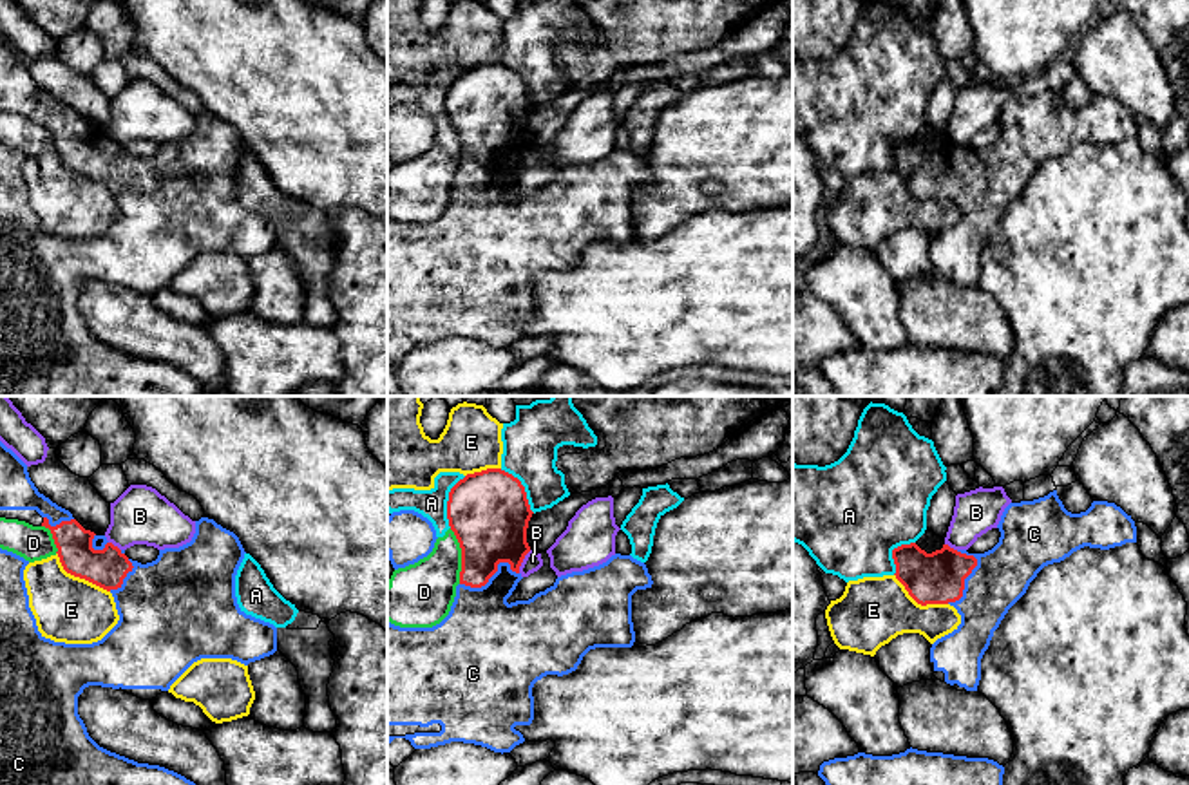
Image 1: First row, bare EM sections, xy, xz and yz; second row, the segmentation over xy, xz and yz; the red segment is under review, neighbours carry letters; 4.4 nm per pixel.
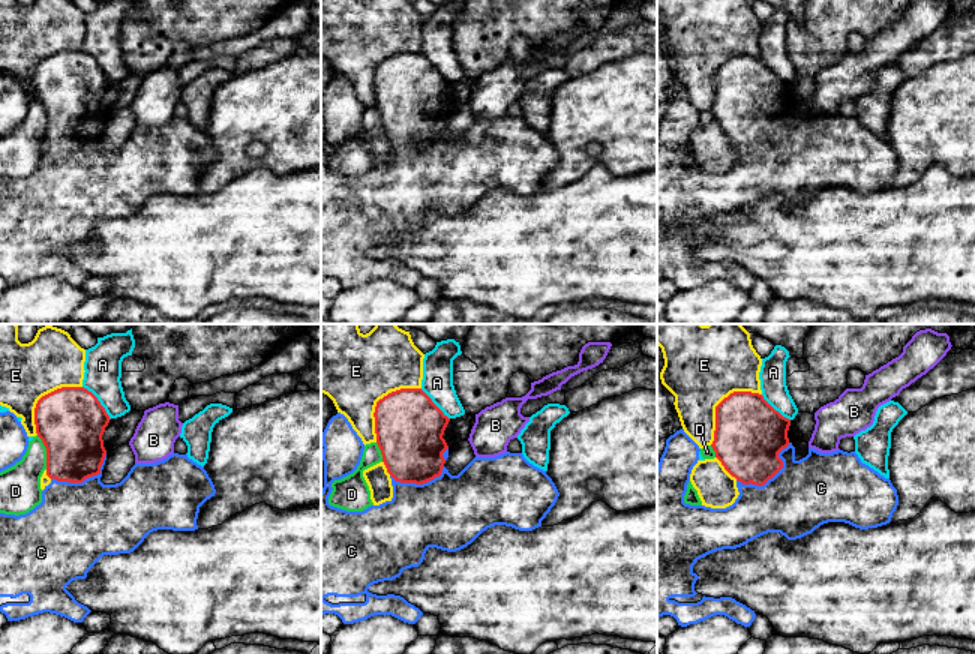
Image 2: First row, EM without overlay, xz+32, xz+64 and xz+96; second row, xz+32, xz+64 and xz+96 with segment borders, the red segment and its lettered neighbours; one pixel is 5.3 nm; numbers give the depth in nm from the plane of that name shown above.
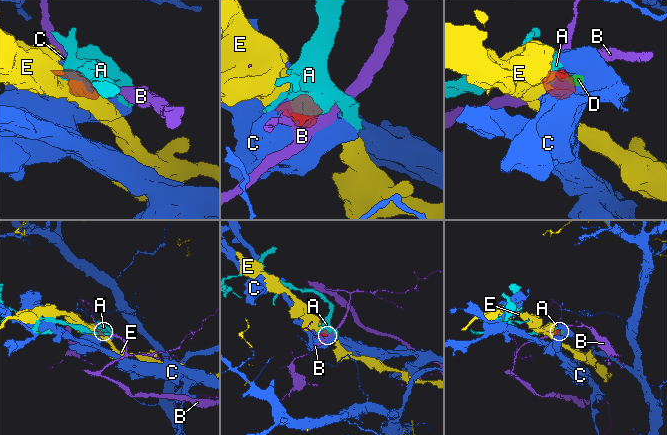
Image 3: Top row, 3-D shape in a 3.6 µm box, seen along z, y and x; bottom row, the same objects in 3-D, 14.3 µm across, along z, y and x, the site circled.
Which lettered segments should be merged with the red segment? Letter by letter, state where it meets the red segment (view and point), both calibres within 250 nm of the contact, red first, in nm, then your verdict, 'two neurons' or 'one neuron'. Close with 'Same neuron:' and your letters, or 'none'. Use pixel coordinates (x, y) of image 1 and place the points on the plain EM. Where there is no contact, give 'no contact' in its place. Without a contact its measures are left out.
A: contact xz (447, 96); calibres 360 and 130 nm; two neurons
B: contact xz (522, 156); calibres 360 and 90 nm; two neurons
C: contact yz (963, 178); calibres 240 and 260 nm; one neuron
D: contact xz (462, 151); calibres 360 and 280 nm; two neurons
E: contact xy (78, 170); calibres 170 and 300 nm; two neurons
Same neuron: C

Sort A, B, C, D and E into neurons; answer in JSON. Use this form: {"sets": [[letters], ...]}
{"sets": [["A", "D"], ["B"], ["C"], ["E"]]}

